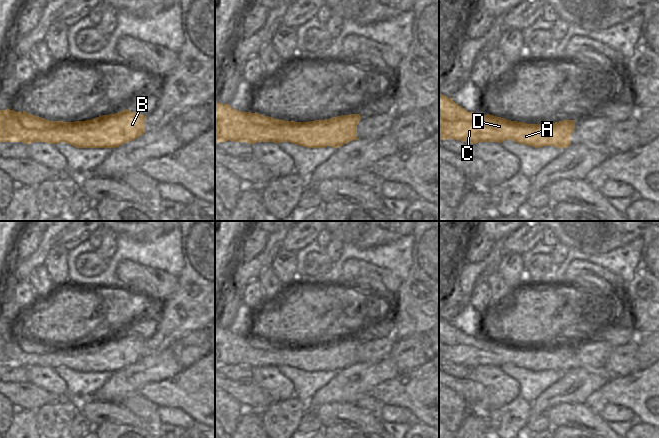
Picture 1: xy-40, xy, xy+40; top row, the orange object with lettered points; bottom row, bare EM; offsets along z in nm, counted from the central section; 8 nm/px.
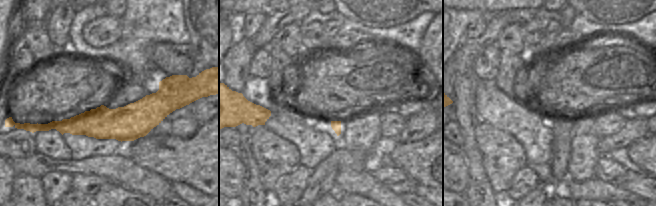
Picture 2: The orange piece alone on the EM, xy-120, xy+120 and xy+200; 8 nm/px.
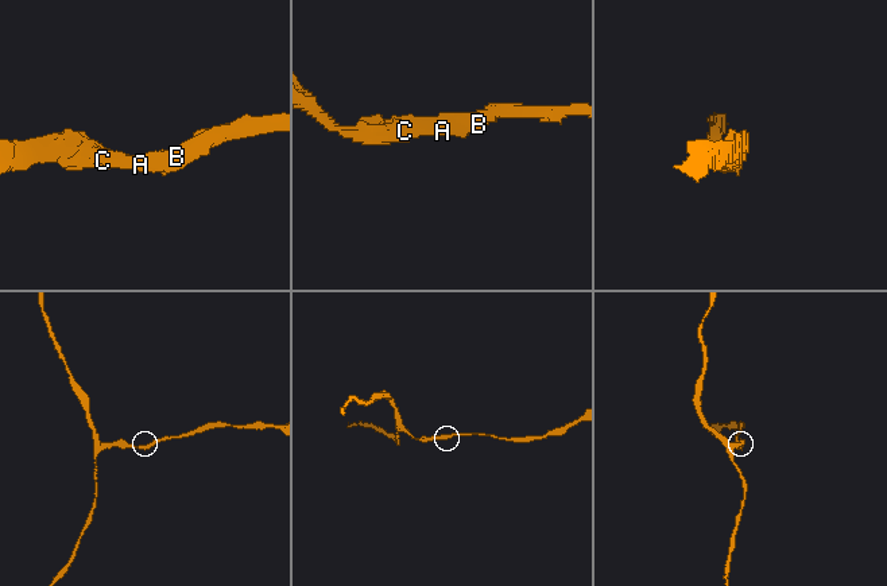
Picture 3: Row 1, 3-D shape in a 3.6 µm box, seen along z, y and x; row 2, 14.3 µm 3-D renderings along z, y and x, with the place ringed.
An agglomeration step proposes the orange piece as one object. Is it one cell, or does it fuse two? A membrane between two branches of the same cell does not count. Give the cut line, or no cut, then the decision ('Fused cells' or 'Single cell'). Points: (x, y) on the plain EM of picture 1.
No split. Single cell

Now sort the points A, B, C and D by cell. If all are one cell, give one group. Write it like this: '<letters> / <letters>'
A B C D

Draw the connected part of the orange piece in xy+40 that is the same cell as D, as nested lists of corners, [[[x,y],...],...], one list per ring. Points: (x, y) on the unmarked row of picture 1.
[[[439,317],[439,365],[448,362],[468,368],[512,364],[518,368],[540,372],[554,370],[566,372],[571,369],[575,344],[555,347],[527,348],[507,344],[494,339],[468,336]]]

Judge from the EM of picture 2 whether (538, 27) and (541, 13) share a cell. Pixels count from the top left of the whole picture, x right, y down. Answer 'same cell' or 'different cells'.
different cells

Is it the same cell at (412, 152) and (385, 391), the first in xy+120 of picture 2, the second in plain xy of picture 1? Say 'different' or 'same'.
same

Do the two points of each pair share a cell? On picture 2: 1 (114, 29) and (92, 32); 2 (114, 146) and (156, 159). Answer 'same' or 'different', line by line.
1: same
2: different

